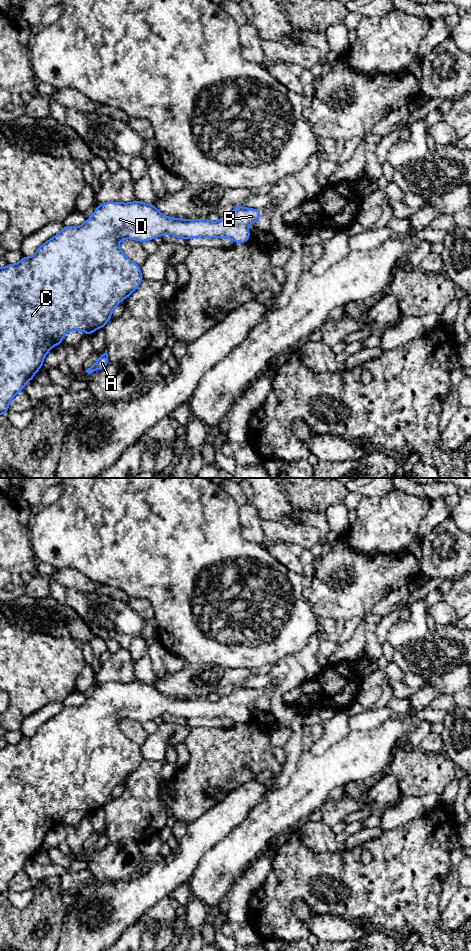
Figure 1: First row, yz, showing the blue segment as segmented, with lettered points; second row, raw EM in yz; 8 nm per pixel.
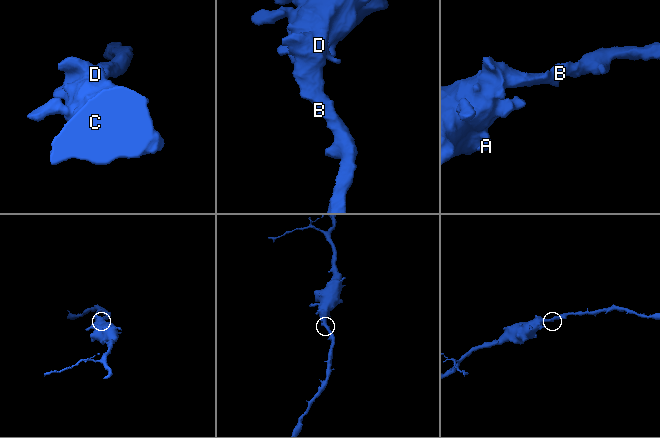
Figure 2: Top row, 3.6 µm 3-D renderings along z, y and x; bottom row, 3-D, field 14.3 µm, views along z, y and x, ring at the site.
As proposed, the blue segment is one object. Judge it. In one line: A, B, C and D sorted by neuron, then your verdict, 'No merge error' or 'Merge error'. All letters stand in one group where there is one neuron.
Groups: A B C D. No merge error

